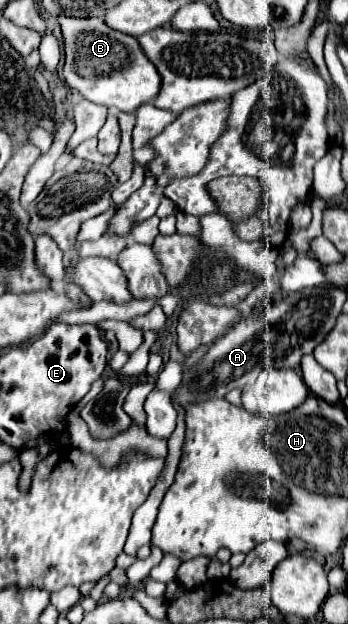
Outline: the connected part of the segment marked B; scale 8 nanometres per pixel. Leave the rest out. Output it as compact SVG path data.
M58 16L58 22L66 42L64 80L72 90L78 90L84 98L96 104L104 104L120 112L136 112L138 106L158 96L162 78L134 36L108 28L102 24L102 18Z

